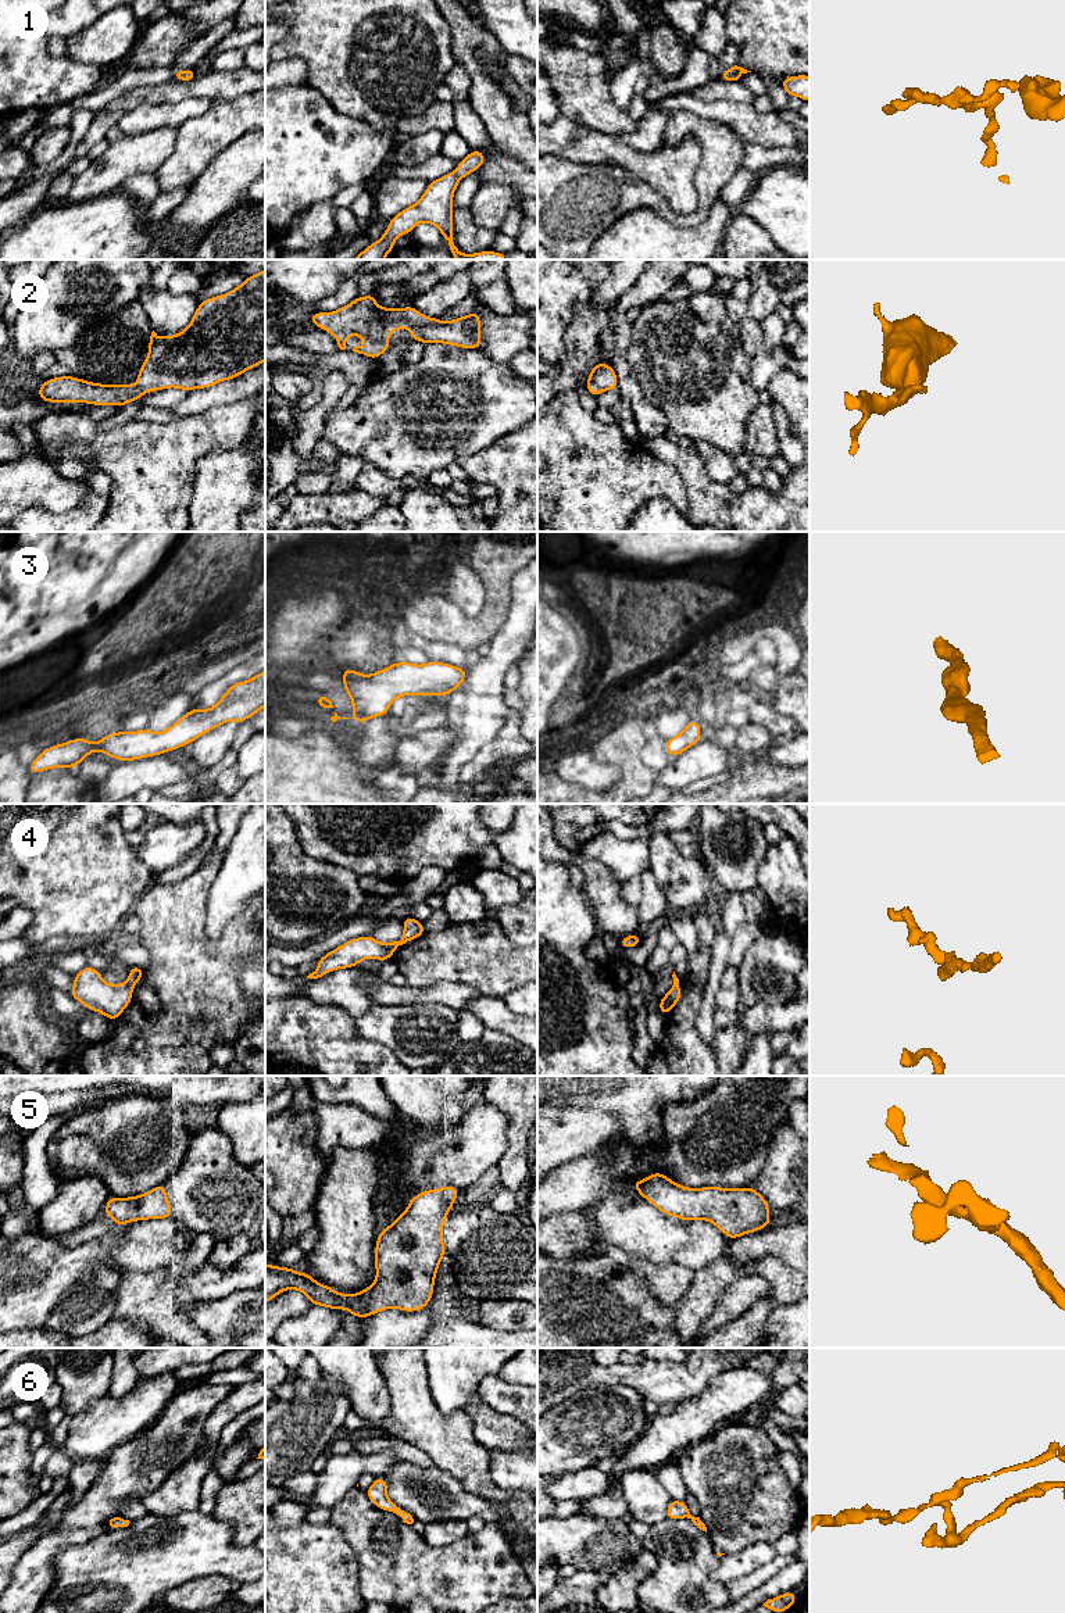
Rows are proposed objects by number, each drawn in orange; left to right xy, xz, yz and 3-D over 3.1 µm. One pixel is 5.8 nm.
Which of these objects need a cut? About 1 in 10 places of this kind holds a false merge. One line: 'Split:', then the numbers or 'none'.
Split: none

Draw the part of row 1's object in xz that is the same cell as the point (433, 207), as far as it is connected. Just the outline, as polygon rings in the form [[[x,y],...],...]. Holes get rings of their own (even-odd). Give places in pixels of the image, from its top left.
[[[480,150],[471,153],[458,162],[454,172],[448,172],[429,183],[421,199],[397,215],[389,219],[389,228],[382,237],[371,243],[353,260],[385,260],[394,250],[394,242],[401,235],[408,235],[421,222],[435,225],[450,246],[455,260],[507,260],[505,254],[498,251],[478,251],[475,254],[462,254],[453,242],[453,197],[458,182],[467,175],[475,172],[486,161]]]

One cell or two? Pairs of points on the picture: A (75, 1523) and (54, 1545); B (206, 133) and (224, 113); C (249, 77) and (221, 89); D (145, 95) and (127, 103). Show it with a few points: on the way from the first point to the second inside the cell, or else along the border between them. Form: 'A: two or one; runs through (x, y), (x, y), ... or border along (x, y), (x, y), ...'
A: one; runs through (71, 1529), (60, 1540)
B: one; runs through (211, 128), (221, 118)
C: one; runs through (242, 82), (228, 83)
D: one; runs through (140, 95), (131, 99)

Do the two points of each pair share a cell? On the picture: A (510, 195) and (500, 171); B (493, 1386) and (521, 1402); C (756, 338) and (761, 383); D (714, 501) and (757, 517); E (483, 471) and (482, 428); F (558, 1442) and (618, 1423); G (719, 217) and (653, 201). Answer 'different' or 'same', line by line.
A: different
B: same
C: same
D: same
E: different
F: same
G: different

